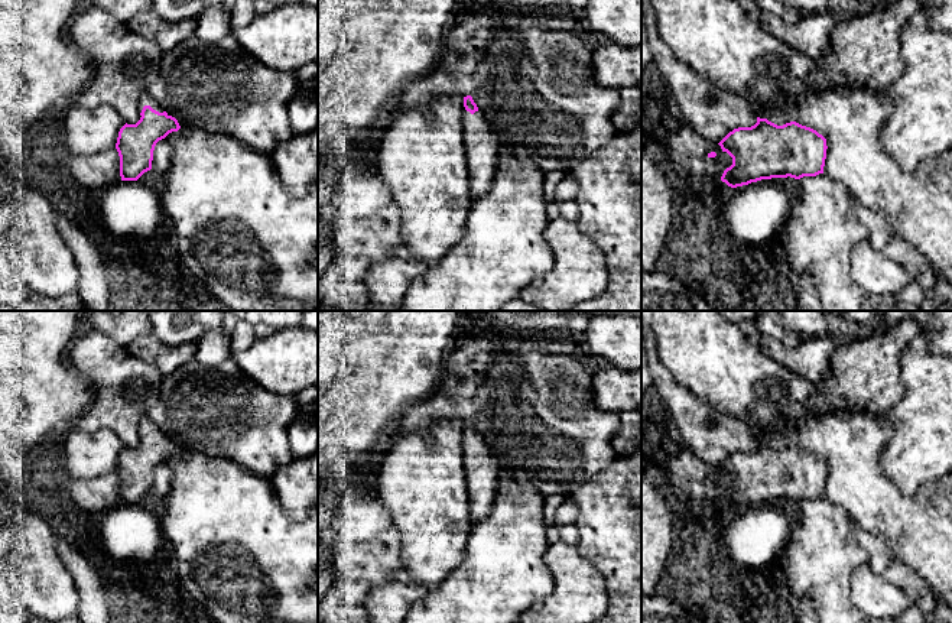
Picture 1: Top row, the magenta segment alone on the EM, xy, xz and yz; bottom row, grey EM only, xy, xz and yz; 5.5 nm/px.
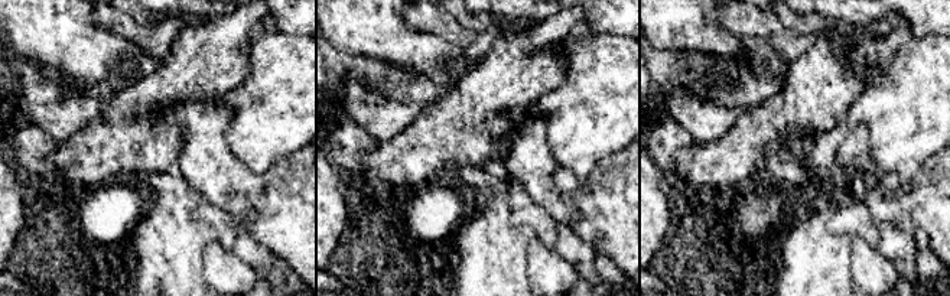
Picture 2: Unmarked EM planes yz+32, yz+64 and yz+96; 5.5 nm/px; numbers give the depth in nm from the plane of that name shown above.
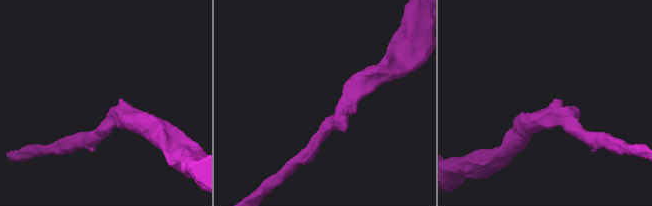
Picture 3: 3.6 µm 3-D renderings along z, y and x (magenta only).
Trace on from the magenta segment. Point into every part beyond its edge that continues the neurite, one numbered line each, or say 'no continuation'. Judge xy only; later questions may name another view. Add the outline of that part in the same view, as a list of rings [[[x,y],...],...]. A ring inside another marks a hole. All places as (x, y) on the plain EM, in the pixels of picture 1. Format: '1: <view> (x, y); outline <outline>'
1: xy (146, 422); outline [[[144,415],[139,422],[139,437],[142,437],[144,429],[150,429],[159,437],[165,435],[163,431],[147,415]]]

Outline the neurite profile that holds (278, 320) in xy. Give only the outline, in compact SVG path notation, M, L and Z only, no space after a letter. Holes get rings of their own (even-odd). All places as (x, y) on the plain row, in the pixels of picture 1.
M231 311L237 319L251 325L264 324L273 330L299 327L305 311Z

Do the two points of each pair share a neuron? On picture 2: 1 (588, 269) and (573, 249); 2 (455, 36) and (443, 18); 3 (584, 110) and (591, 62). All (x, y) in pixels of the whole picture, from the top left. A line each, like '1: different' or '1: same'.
1: same
2: same
3: same

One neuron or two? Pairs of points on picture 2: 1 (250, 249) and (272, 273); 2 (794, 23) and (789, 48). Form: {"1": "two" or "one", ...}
{"1": "one", "2": "two"}

